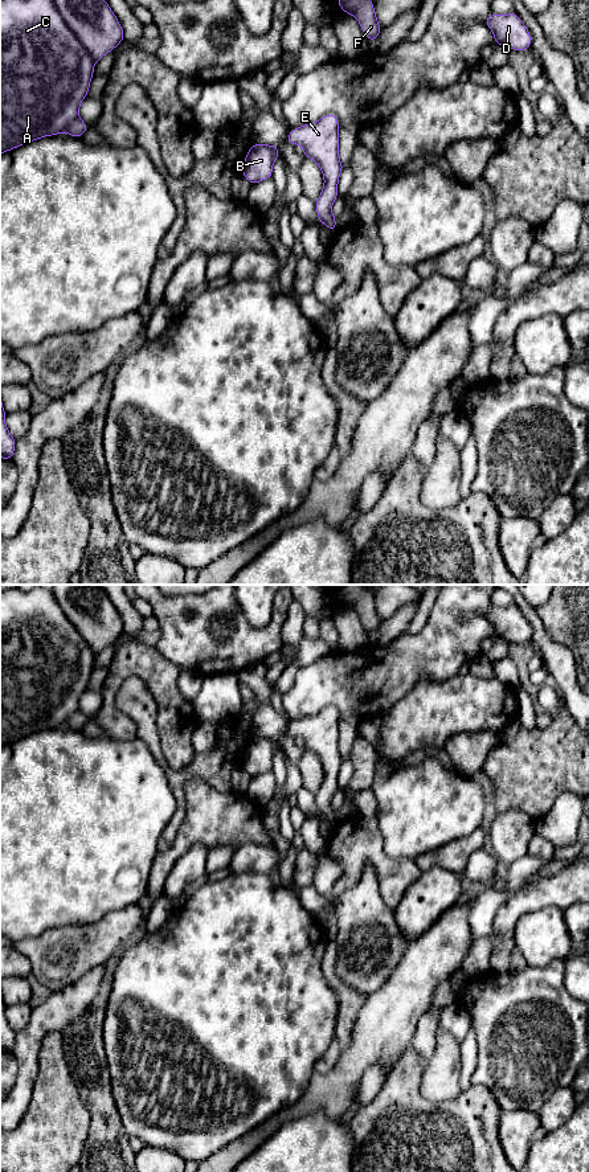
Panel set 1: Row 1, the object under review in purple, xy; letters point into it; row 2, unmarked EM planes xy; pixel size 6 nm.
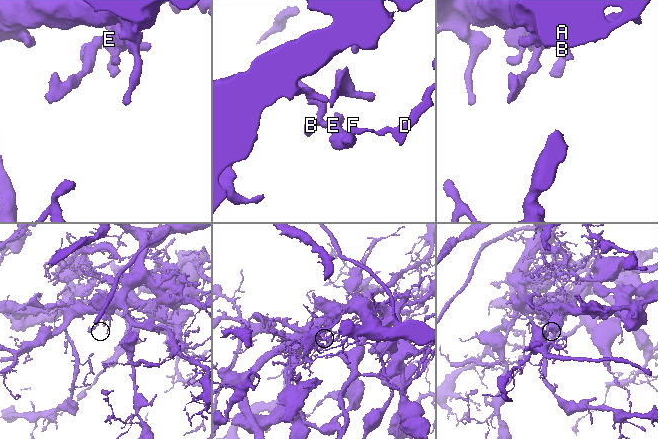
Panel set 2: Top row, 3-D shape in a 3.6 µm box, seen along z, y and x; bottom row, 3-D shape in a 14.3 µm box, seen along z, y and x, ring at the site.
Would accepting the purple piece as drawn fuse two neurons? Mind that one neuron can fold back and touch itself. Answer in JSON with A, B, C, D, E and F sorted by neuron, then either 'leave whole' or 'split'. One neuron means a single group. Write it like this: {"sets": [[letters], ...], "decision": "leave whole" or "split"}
{"sets": [["A", "B", "C", "D", "E", "F"]], "decision": "leave whole"}

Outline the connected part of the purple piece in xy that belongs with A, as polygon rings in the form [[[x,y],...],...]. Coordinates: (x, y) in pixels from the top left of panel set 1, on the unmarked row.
[[[37,585],[30,591],[0,589],[0,747],[45,729],[68,725],[81,732],[89,717],[78,710],[79,697],[86,692],[94,668],[94,656],[124,632],[123,620],[107,594],[98,585],[54,585],[52,590]]]

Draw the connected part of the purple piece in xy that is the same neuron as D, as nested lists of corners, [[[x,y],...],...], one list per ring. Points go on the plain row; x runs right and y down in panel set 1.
[[[515,605],[492,606],[484,612],[484,616],[494,626],[495,636],[510,643],[531,642],[531,624]]]

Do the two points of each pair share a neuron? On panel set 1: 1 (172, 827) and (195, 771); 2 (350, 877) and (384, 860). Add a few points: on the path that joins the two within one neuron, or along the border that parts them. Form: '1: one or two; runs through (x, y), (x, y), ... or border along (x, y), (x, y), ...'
1: one; runs through (180, 812), (180, 783)
2: one; runs through (356, 868), (364, 860), (375, 860)

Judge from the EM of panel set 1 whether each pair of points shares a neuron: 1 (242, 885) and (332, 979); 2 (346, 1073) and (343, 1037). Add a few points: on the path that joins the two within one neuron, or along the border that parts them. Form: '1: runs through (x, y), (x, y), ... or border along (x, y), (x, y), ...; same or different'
1: border along (324, 976), (336, 998), (338, 1005); different
2: border along (356, 1017), (350, 1043), (343, 1048); different

